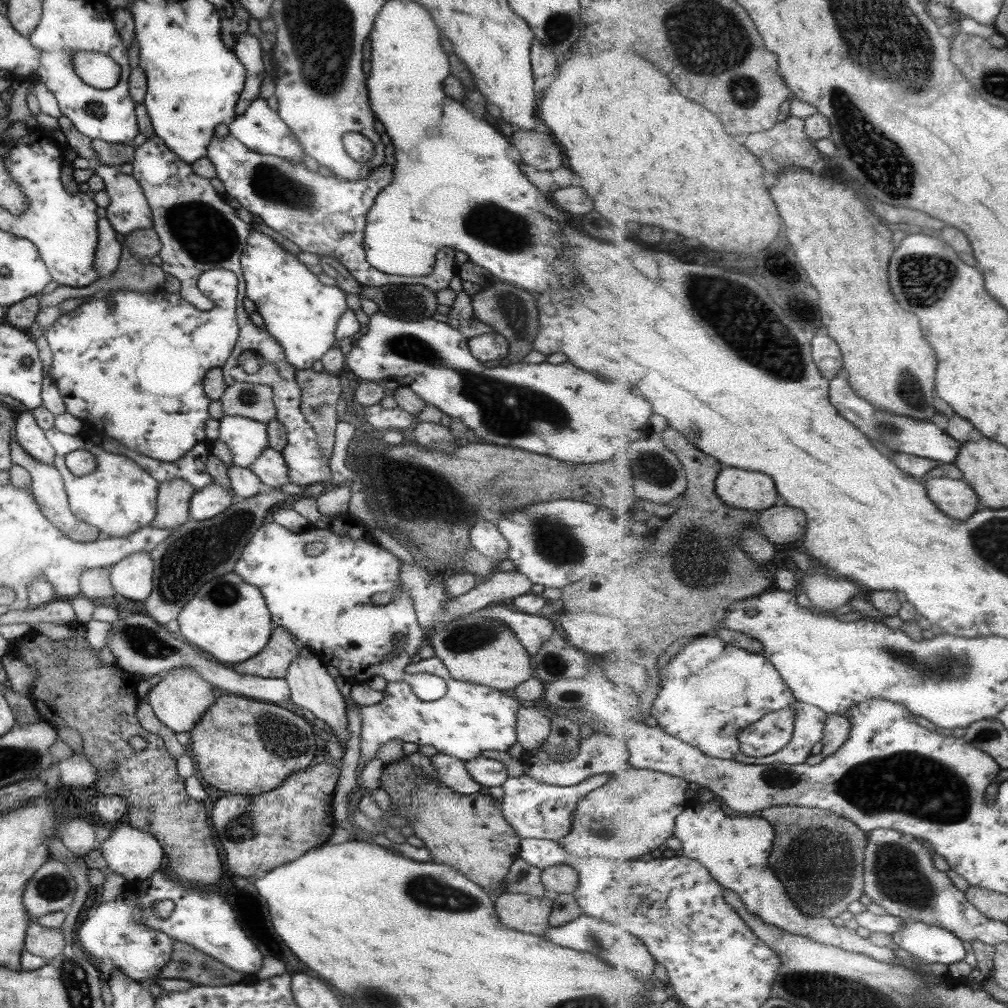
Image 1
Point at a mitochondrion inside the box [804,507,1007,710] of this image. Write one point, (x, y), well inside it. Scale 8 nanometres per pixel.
(947, 665)

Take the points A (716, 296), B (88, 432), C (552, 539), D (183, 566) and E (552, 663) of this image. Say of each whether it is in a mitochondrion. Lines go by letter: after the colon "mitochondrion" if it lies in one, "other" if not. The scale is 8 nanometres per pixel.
A: mitochondrion
B: other
C: mitochondrion
D: mitochondrion
E: mitochondrion

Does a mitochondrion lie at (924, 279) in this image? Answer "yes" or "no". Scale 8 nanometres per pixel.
yes

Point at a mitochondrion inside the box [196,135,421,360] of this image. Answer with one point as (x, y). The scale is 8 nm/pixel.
(269, 182)

